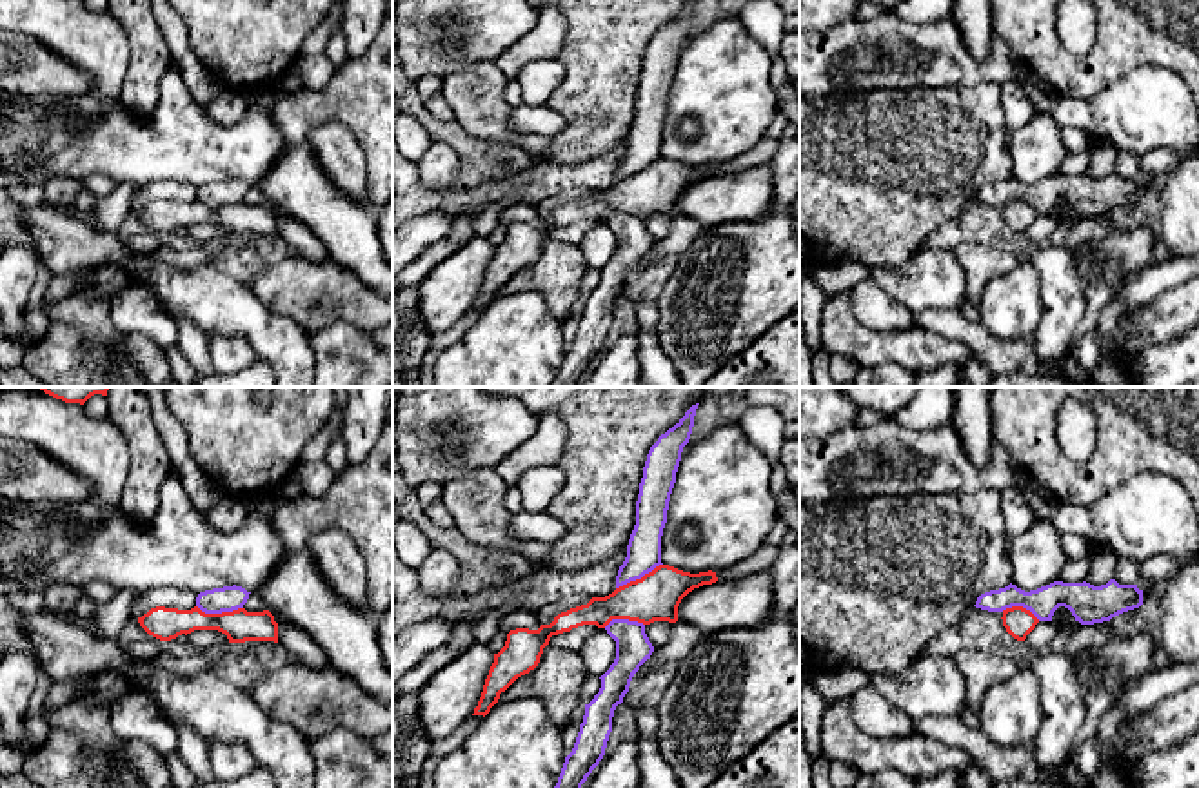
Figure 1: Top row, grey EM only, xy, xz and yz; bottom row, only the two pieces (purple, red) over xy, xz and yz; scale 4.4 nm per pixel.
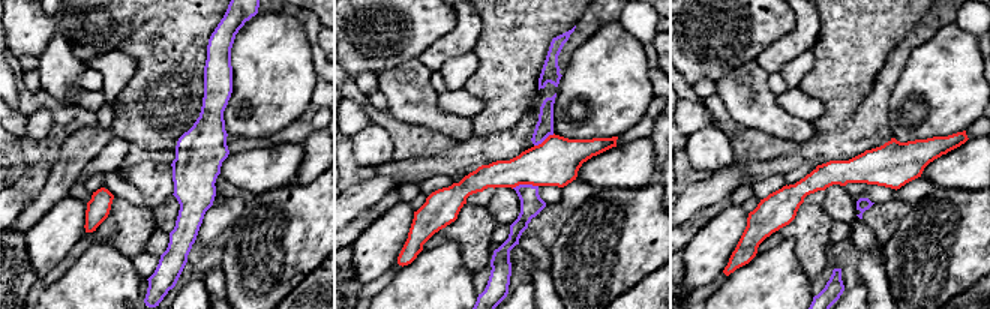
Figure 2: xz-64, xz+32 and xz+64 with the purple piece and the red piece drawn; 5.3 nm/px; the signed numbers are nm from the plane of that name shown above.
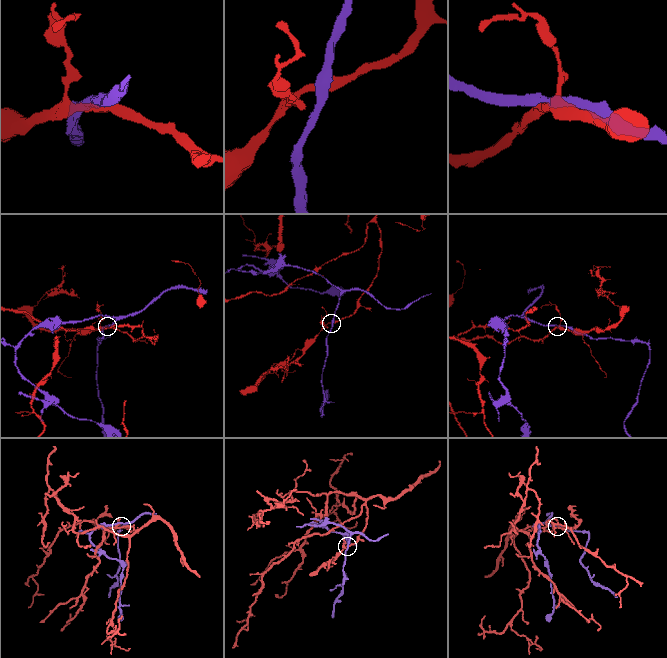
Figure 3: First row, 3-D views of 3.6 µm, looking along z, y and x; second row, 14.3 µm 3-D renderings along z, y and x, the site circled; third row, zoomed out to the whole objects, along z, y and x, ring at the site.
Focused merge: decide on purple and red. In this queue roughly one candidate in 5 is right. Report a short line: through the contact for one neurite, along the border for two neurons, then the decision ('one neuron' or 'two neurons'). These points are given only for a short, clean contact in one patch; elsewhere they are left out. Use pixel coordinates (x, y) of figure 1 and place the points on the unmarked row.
line xy (197, 198), (206, 206), (242, 202); two neurons

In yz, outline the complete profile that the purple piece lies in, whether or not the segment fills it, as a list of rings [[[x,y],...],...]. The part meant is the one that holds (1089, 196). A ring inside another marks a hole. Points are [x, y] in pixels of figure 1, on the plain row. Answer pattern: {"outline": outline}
{"outline": [[[1110,172],[1101,180],[1094,180],[1086,174],[1054,174],[1030,185],[1010,176],[1005,182],[981,187],[974,200],[988,205],[1023,200],[1039,214],[1052,214],[1054,205],[1059,200],[1065,200],[1081,218],[1094,218],[1110,214],[1112,211],[1139,202],[1141,198],[1143,183],[1139,183],[1137,178],[1119,178],[1115,172]]]}

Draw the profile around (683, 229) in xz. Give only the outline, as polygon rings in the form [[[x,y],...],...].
[[[676,214],[670,232],[665,238],[654,241],[650,249],[652,261],[661,263],[669,256],[679,256],[705,229],[707,227],[701,222],[683,214]]]

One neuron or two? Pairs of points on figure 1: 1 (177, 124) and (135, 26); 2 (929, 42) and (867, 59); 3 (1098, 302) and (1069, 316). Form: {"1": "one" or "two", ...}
{"1": "two", "2": "one", "3": "two"}

